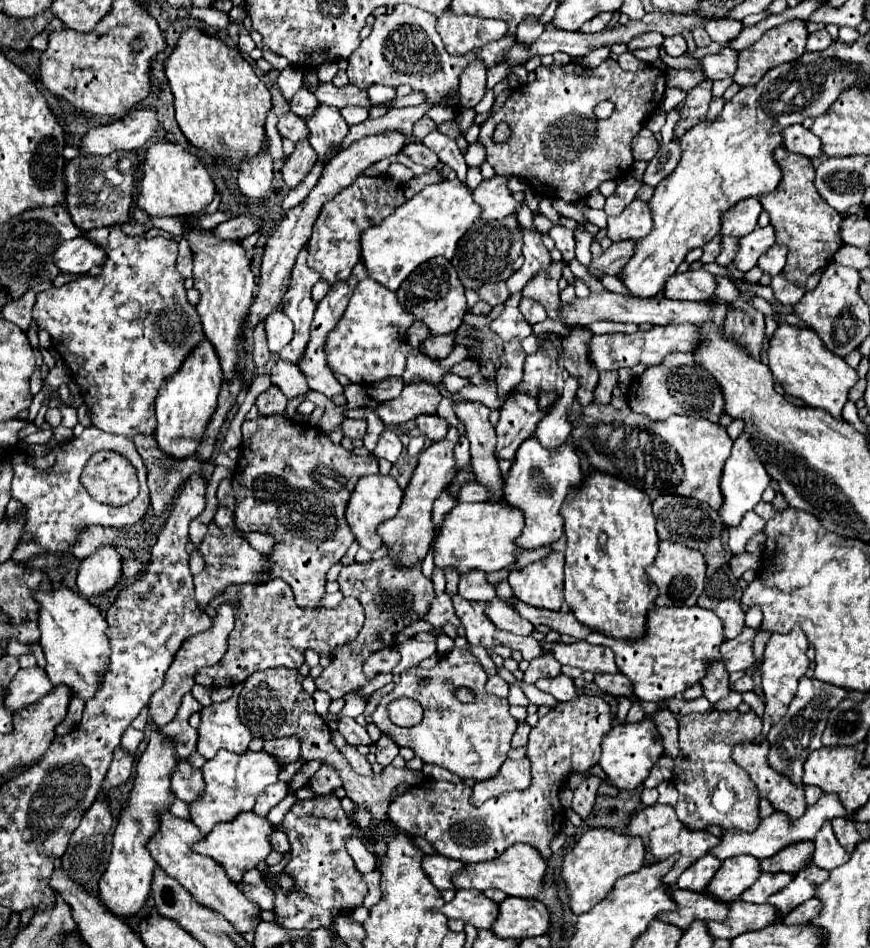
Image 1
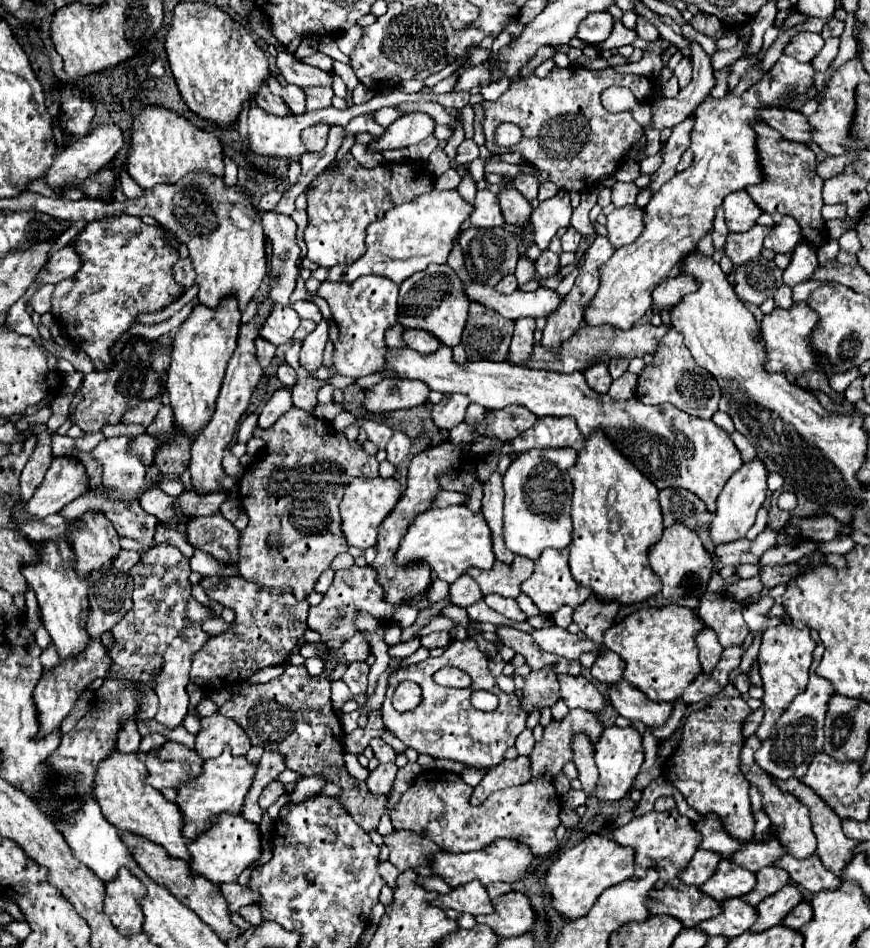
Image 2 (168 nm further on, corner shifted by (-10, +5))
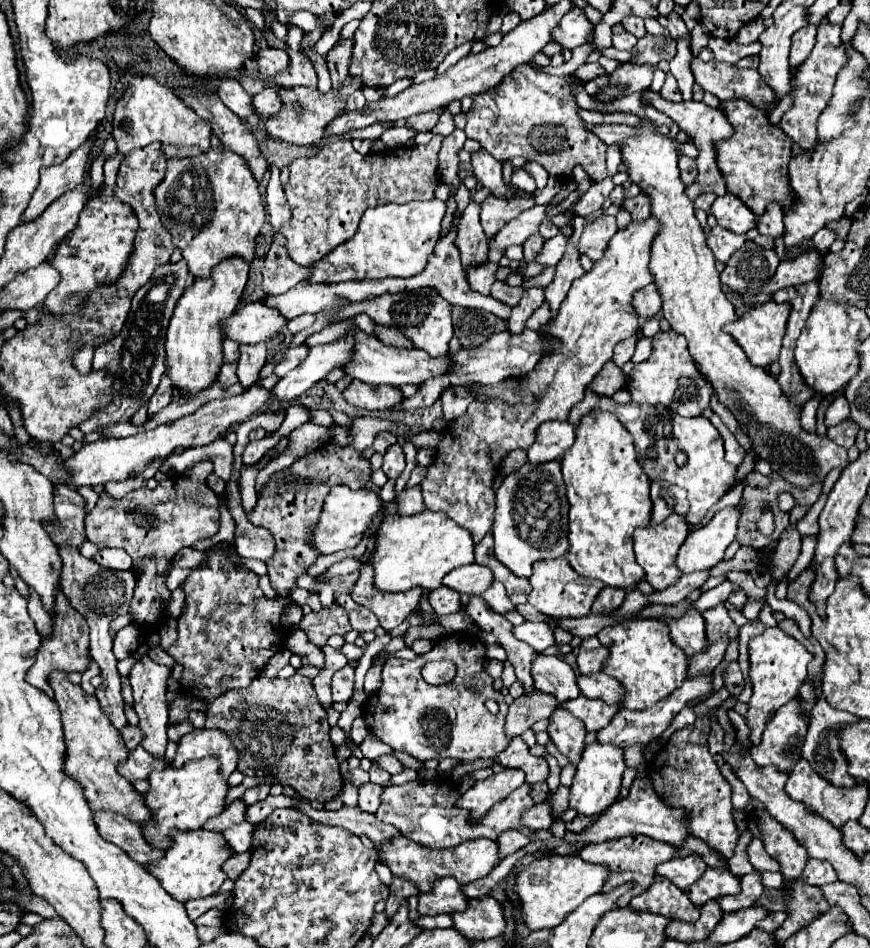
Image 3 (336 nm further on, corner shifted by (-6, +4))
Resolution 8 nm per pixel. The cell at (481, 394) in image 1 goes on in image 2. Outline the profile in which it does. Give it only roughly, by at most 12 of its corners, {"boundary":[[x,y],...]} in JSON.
{"boundary":[[390,349],[400,379],[486,409],[596,429],[658,489],[710,511],[742,465],[730,435],[674,405],[614,401],[580,371]]}

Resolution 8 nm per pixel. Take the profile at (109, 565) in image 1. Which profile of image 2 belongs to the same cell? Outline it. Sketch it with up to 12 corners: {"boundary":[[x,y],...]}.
{"boundary":[[102,513],[70,533],[82,577],[108,567],[120,535]]}

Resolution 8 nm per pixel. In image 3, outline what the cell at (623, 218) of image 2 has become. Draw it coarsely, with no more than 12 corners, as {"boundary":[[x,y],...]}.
{"boundary":[[614,216],[584,224],[578,252],[592,262],[602,258],[606,242],[616,234]]}

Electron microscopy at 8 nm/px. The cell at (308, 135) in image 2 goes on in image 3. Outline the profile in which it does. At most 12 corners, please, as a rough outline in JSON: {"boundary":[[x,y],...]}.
{"boundary":[[346,76],[340,90],[276,86],[278,114],[264,120],[270,136],[316,144],[344,112],[362,80]]}

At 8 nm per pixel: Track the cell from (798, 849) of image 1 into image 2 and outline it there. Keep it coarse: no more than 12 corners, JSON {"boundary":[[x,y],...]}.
{"boundary":[[776,839],[750,845],[732,861],[758,873],[788,849]]}

